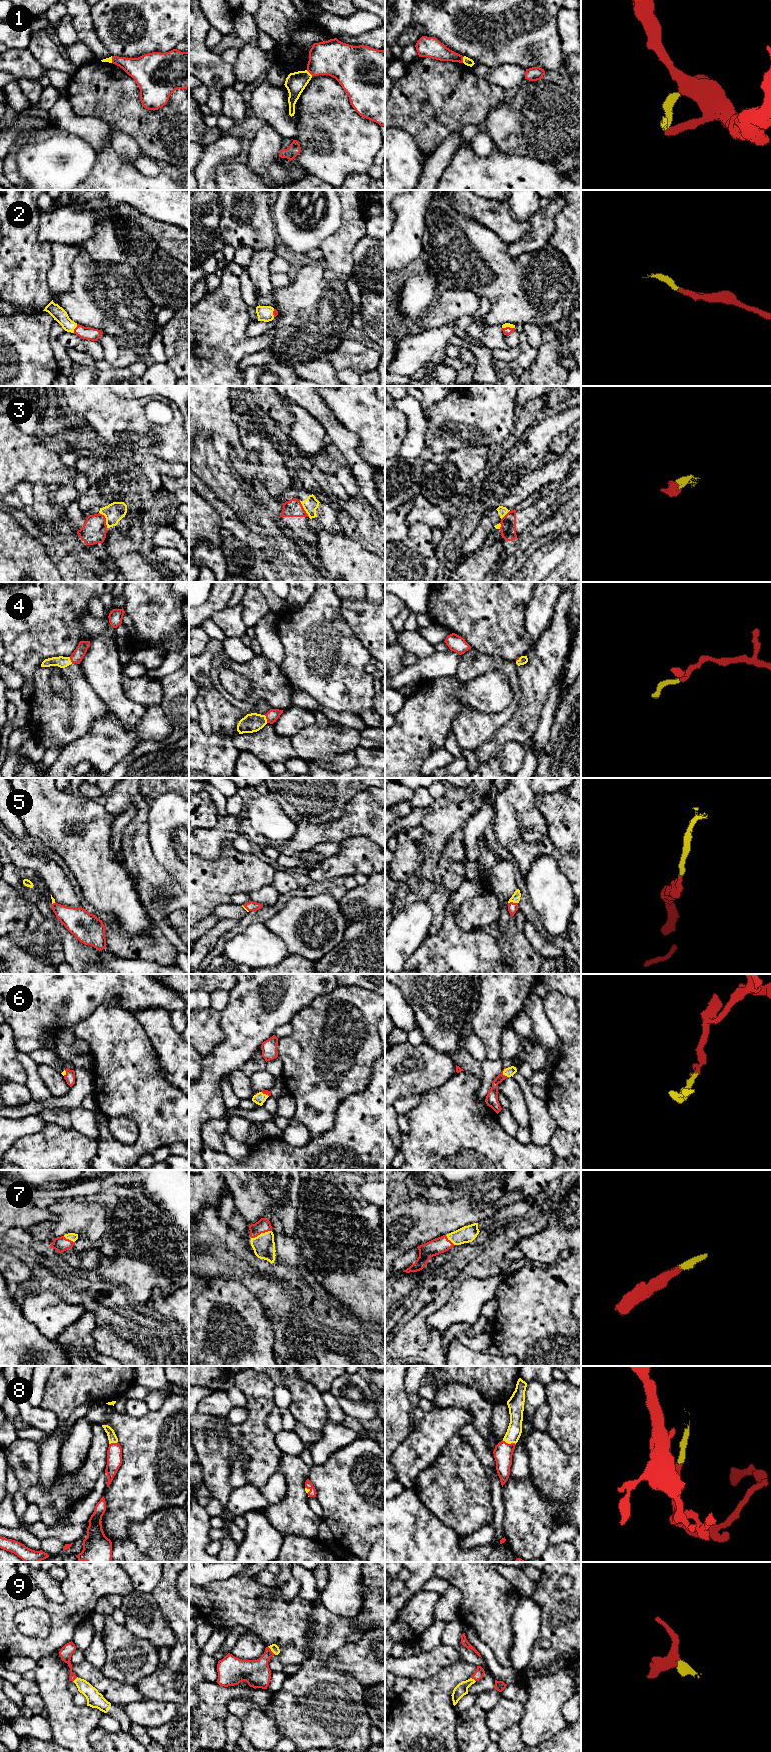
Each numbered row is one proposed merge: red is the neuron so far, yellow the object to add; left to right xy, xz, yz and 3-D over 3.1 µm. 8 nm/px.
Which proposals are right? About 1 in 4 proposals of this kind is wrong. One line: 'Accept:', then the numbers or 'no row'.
Accept: 2, 4, 5, 6, 7, 8, 9

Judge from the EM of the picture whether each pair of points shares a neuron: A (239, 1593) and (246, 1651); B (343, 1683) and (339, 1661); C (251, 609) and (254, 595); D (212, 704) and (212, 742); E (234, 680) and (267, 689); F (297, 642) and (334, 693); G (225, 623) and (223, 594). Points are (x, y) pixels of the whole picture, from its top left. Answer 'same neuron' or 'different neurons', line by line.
A: different neurons
B: different neurons
C: same neuron
D: different neurons
E: different neurons
F: same neuron
G: different neurons

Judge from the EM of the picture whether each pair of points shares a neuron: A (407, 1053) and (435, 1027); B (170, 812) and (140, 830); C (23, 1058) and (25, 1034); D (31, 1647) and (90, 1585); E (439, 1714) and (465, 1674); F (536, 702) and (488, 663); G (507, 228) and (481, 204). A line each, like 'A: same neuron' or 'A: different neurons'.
A: different neurons
B: different neurons
C: different neurons
D: same neuron
E: same neuron
F: different neurons
G: same neuron

